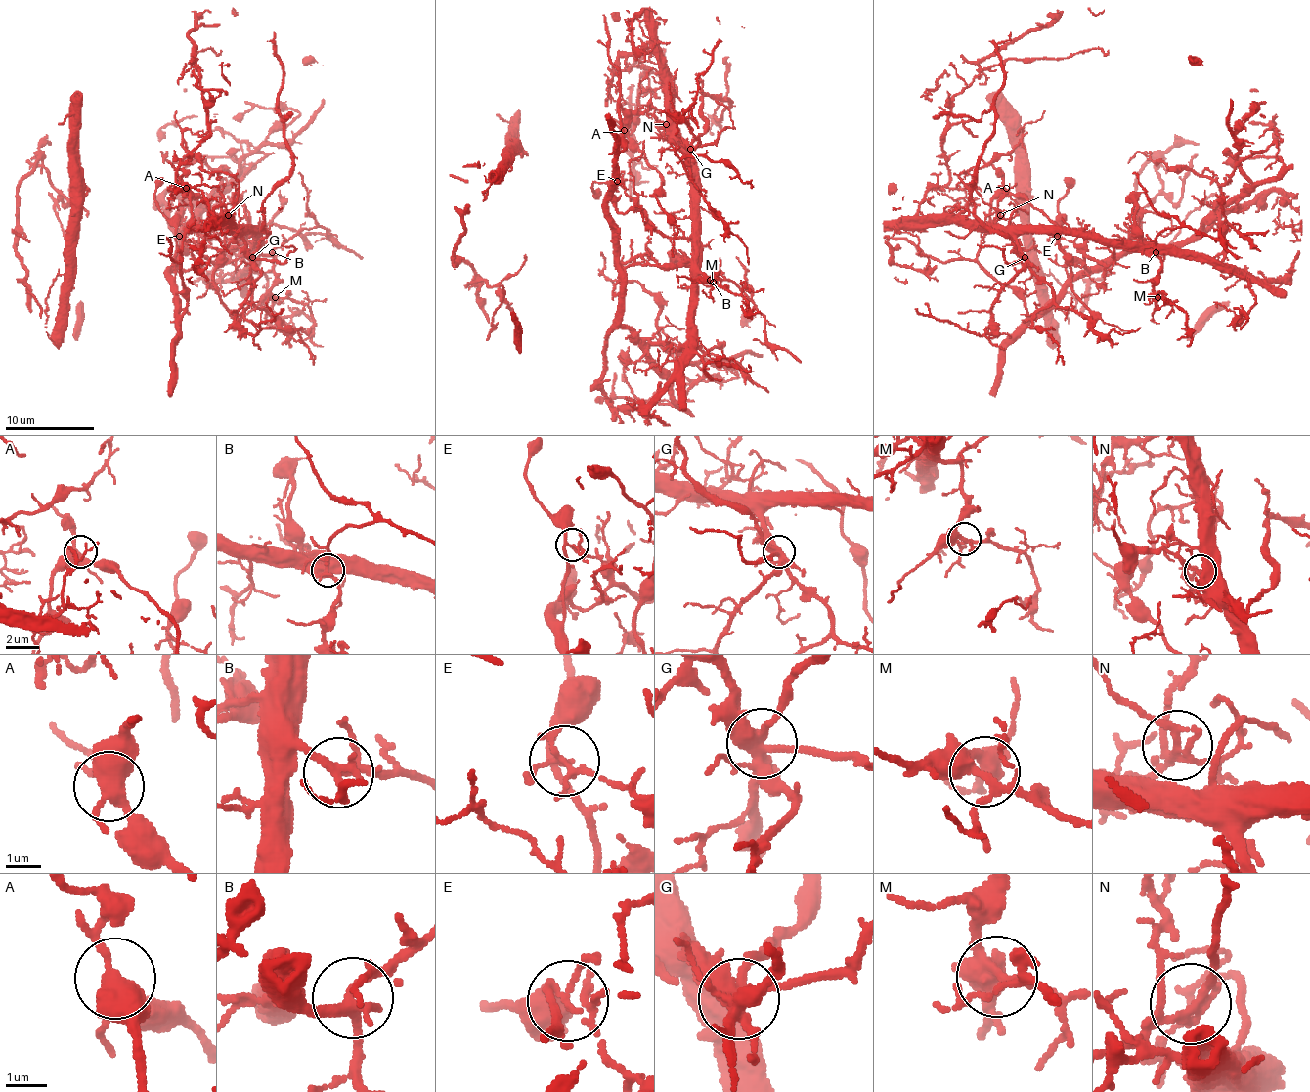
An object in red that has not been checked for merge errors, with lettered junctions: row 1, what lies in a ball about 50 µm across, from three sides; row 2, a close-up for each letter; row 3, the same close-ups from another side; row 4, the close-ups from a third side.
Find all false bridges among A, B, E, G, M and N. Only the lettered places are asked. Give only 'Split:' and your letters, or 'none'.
Split: E, G

